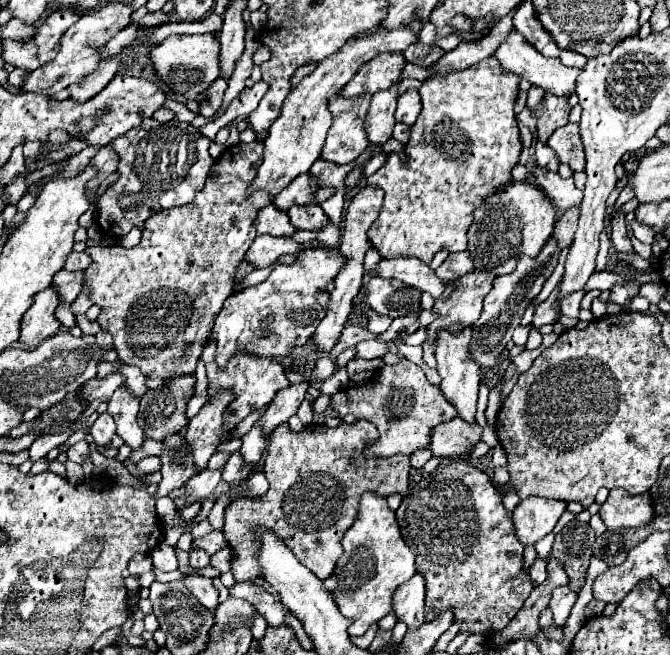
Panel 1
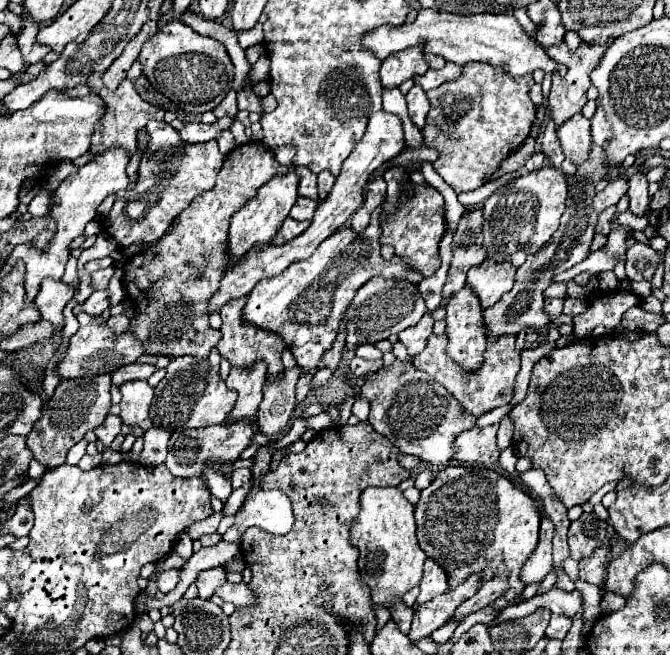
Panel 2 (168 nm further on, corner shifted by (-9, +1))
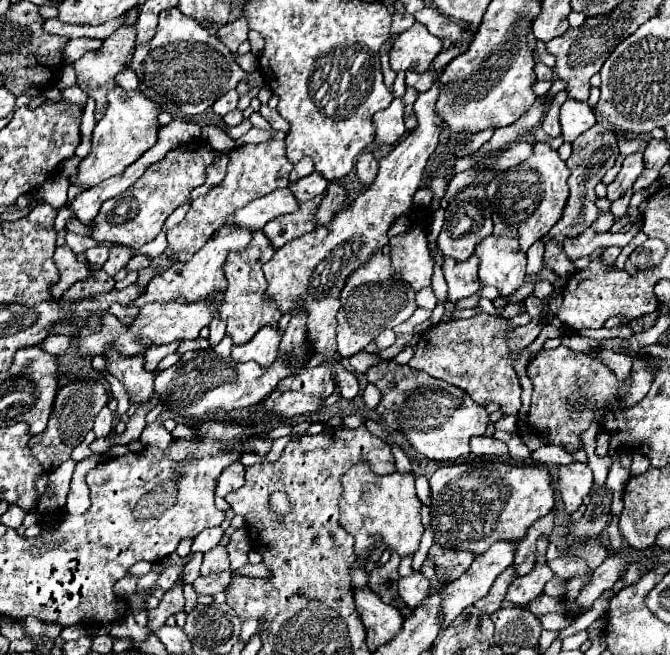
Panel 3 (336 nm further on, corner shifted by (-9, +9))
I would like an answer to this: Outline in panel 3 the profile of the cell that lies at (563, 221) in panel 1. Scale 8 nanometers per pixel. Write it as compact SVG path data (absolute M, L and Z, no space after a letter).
M631 154L625 158L619 174L615 176L615 180L607 186L607 198L609 200L617 200L621 198L637 180L637 176L643 172L643 154Z

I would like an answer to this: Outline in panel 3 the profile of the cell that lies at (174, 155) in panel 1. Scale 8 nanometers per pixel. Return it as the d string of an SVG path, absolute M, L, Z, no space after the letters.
M193 140L171 150L163 160L151 164L145 174L135 182L135 186L125 190L119 198L103 202L91 238L99 242L109 240L131 248L141 248L161 232L167 216L189 198L189 192L205 184L207 166L215 162L215 156L217 150L213 150L205 140Z

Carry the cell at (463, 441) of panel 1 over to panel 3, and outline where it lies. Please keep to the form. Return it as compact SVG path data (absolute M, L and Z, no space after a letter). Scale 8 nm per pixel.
M479 436L479 438L471 438L471 452L477 456L483 456L483 454L503 456L507 454L507 444L493 436Z

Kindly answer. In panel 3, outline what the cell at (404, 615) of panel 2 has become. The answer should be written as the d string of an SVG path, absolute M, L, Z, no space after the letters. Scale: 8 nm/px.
M393 552L389 561L375 567L369 574L369 587L377 592L383 602L401 608L404 603L398 592L399 562L401 558Z

